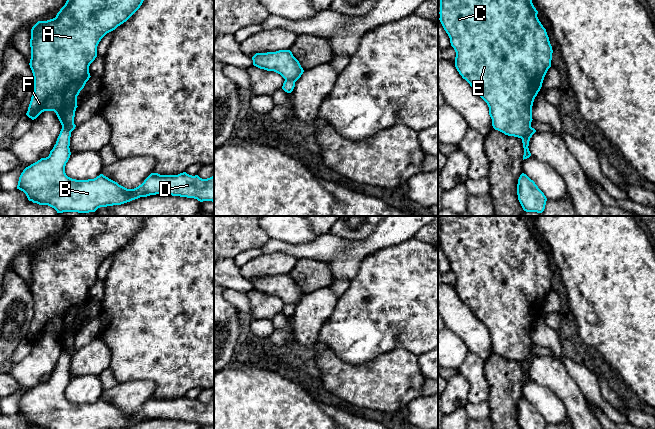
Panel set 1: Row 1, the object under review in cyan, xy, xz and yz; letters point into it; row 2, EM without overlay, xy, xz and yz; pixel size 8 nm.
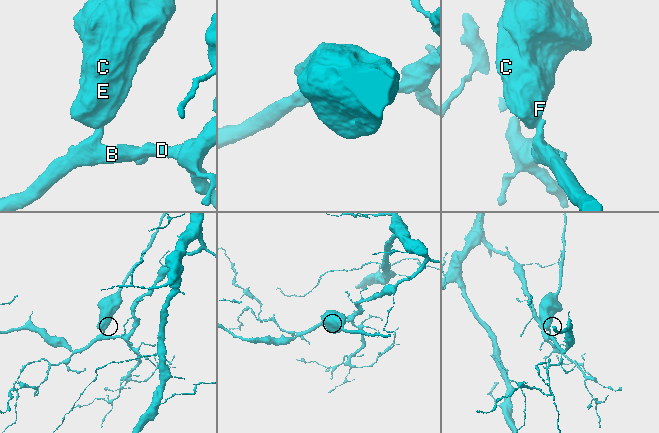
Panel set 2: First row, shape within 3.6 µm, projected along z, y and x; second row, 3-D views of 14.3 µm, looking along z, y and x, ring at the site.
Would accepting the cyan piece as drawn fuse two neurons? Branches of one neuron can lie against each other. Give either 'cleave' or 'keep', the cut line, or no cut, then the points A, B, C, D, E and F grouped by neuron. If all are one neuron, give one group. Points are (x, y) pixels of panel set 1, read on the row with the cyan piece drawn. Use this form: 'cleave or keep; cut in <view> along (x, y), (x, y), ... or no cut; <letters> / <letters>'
cleave; cut in yz along (531, 127), (521, 138); A C E F / B D

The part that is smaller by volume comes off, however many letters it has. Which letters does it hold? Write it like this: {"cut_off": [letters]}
{"cut_off": ["A", "C", "E", "F"]}

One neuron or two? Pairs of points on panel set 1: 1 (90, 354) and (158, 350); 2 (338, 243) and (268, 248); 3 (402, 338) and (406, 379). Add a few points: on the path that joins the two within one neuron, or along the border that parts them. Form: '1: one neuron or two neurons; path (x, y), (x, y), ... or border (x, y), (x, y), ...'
1: two neurons; border (97, 336), (109, 349), (109, 366)
2: one neuron; path (321, 249), (293, 250), (285, 247)
3: two neurons; border (380, 354), (397, 348), (403, 348), (417, 356)

